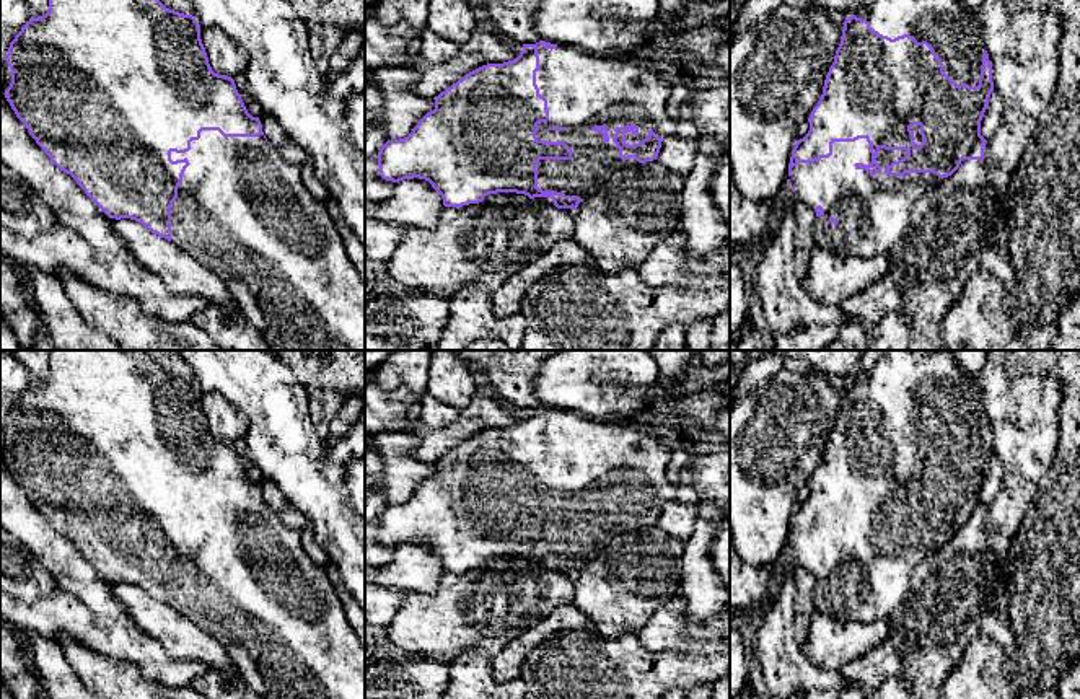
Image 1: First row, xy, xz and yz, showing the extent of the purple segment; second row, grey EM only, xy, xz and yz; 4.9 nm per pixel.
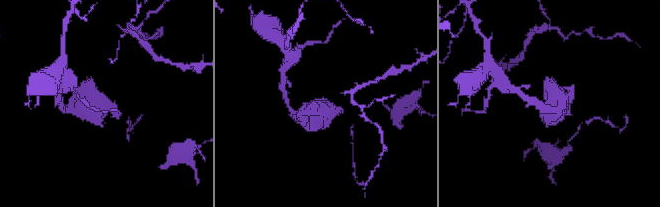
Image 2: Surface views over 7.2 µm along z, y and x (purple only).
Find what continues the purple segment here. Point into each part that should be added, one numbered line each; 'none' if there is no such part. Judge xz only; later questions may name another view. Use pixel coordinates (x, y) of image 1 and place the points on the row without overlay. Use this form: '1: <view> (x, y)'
1: xz (583, 455)

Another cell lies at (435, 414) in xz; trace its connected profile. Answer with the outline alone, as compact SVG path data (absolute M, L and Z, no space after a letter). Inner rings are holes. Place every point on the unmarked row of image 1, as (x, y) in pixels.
M428 393L420 398L420 422L425 427L440 430L451 425L458 417L458 407L448 406L443 401L432 398Z

